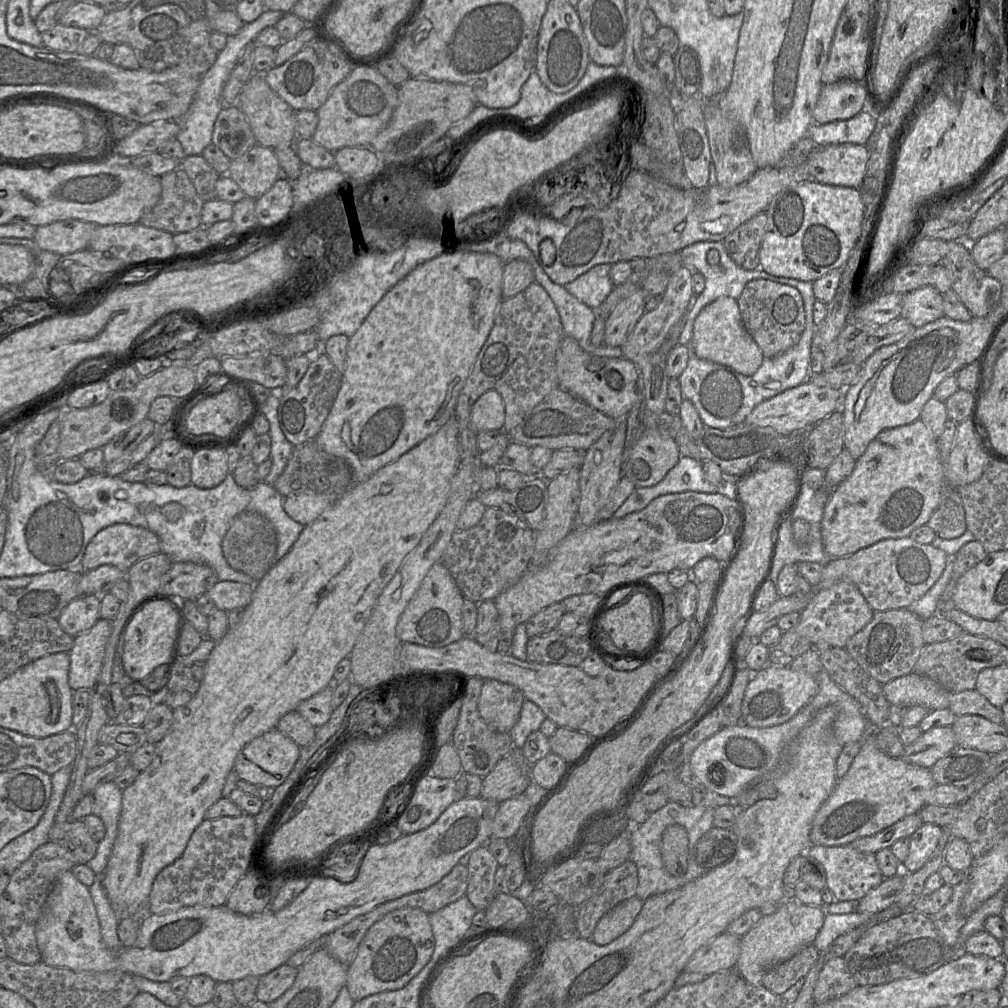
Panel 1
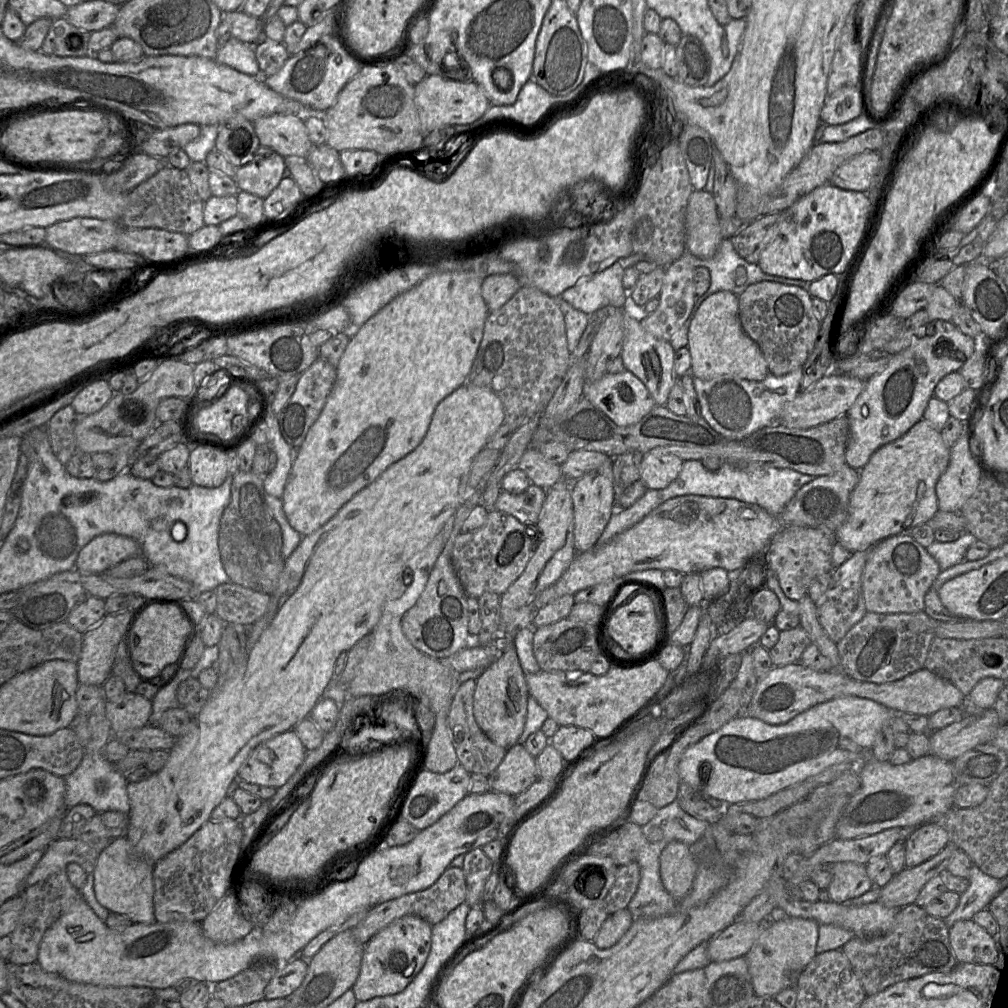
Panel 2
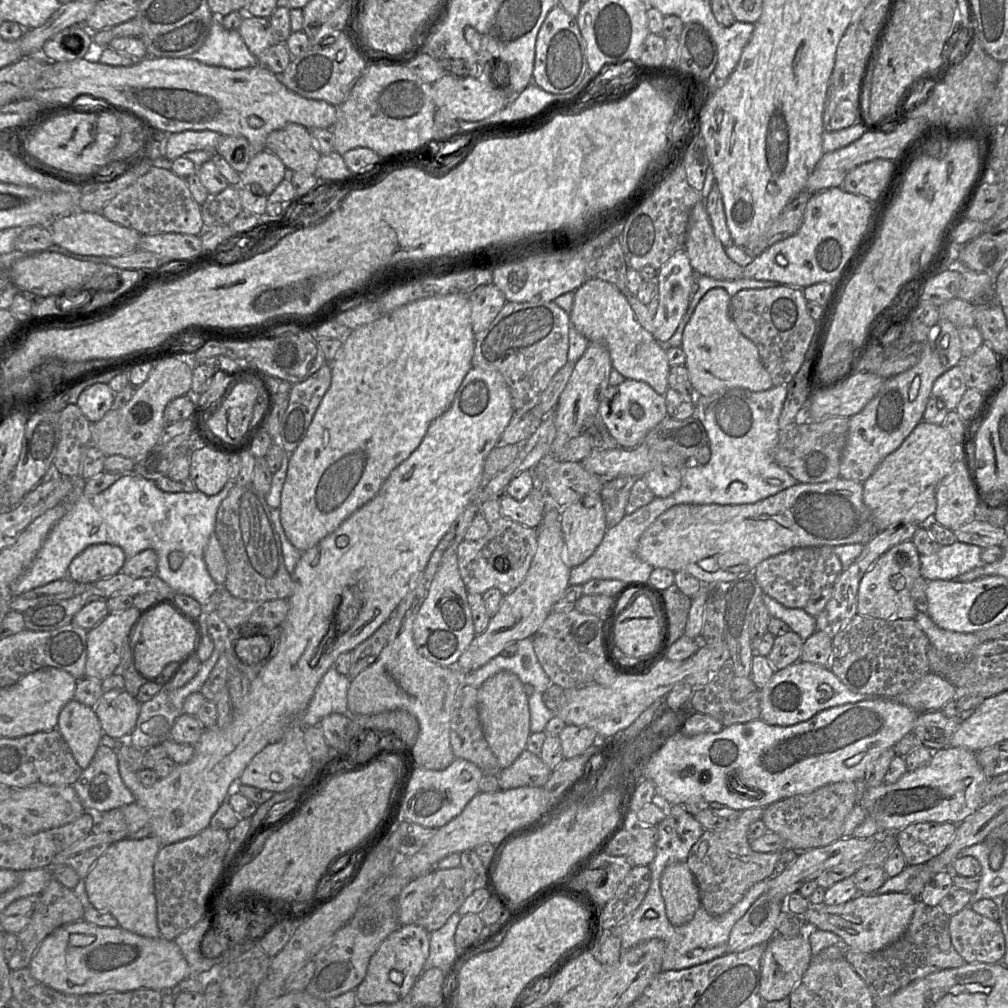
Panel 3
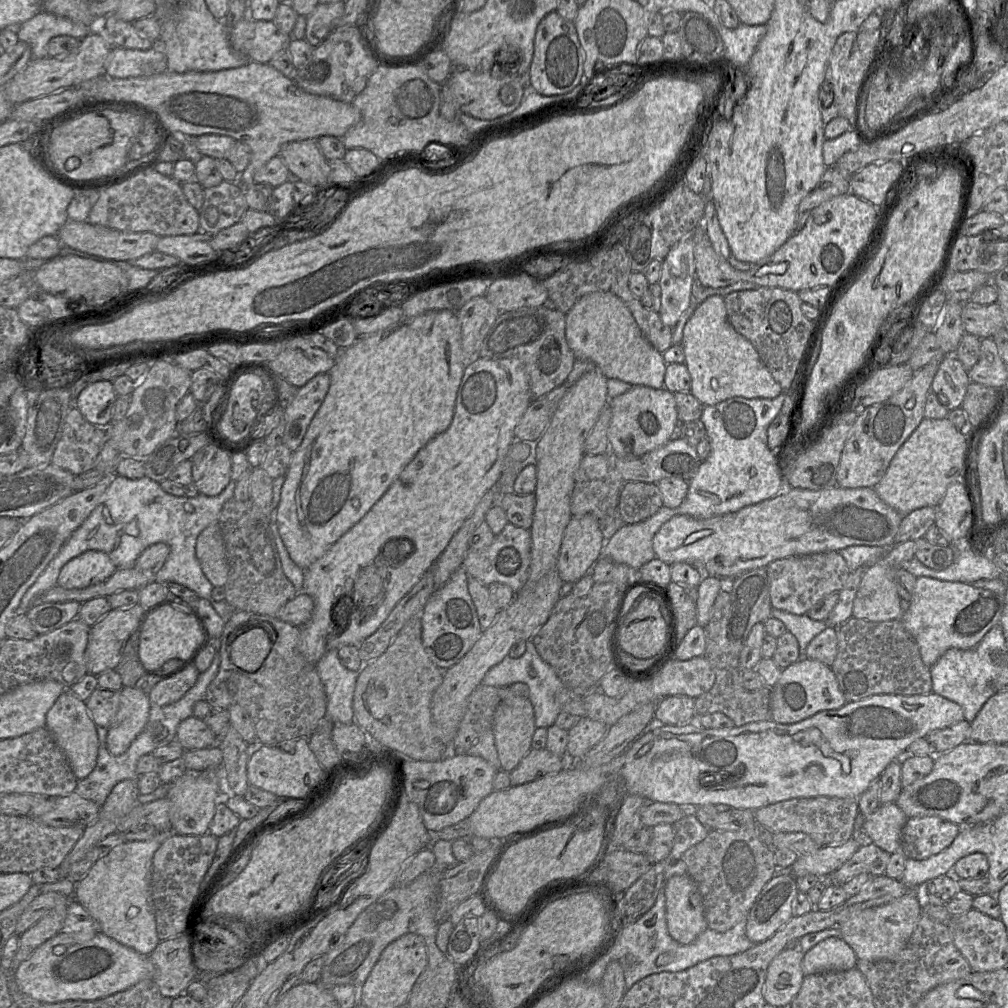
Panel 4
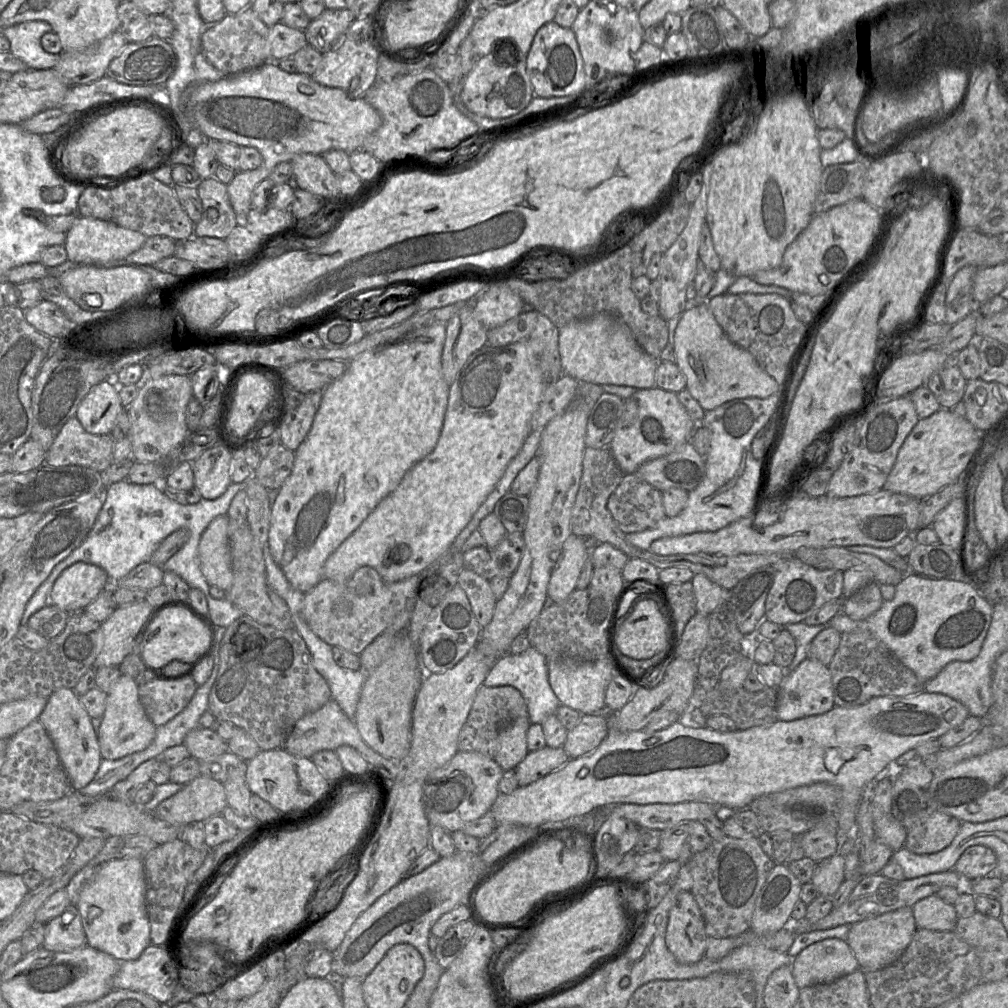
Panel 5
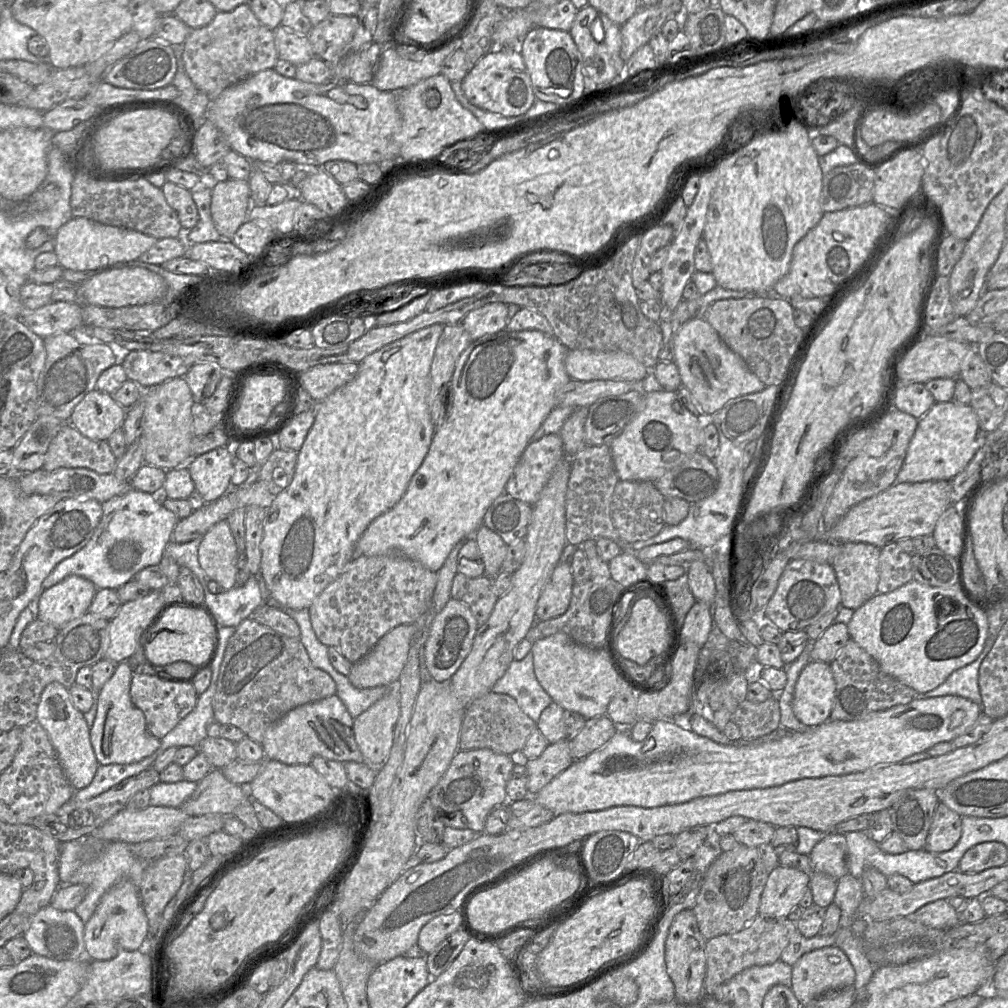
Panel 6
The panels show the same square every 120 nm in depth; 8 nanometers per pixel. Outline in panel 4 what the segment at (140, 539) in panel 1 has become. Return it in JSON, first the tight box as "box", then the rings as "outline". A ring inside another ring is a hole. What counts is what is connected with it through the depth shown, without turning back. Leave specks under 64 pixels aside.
{"box":[57,550,117,589],"outline":[[[88,550],[67,562],[61,569],[57,585],[65,589],[81,589],[109,578],[117,567],[109,556]]]}

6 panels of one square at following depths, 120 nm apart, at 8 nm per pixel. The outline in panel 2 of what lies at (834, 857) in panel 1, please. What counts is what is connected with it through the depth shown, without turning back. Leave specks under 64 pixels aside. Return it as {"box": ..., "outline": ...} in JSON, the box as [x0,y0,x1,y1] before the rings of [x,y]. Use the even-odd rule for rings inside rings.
{"box":[827,862,874,903],"outline":[[[837,862],[831,868],[833,877],[827,889],[832,902],[848,903],[874,887],[864,864]]]}

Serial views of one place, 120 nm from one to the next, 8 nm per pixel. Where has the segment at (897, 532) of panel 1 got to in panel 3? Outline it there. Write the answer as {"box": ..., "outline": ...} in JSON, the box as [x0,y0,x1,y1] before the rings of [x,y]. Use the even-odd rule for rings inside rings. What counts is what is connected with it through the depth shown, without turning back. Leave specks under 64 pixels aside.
{"box":[863,420,961,531],"outline":[[[922,420],[863,482],[863,502],[877,531],[902,523],[922,525],[935,513],[937,486],[952,471],[956,461],[961,461],[960,442],[956,442],[942,425]]]}

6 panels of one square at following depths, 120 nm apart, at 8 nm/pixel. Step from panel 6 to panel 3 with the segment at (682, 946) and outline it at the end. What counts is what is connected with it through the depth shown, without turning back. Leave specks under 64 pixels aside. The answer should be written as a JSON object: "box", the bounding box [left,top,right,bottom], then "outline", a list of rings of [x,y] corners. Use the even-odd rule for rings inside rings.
{"box":[660,861,701,927],"outline":[[[686,861],[667,866],[660,886],[669,922],[679,927],[691,921],[701,902],[699,887]]]}

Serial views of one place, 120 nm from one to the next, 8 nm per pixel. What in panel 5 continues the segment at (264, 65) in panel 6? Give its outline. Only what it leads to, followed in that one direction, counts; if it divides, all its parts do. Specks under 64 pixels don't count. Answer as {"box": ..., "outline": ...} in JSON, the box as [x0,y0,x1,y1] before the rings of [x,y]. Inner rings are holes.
{"box":[202,6,271,76],"outline":[[[250,6],[237,14],[227,13],[221,21],[209,25],[202,34],[203,53],[207,61],[225,76],[257,68],[271,60],[269,28]]]}

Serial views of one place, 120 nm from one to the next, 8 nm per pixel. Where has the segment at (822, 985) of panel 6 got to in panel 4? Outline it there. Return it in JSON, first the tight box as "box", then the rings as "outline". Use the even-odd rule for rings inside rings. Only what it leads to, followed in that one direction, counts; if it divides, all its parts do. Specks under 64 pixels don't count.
{"box":[804,937,858,976],"outline":[[[829,937],[804,954],[804,976],[831,971],[847,971],[856,968],[858,958],[853,949],[841,937]]]}

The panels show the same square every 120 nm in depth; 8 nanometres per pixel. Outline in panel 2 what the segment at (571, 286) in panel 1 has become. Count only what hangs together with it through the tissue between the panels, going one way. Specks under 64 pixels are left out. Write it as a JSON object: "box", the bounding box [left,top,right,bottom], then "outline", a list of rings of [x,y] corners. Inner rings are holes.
{"box":[561,262,628,315],"outline":[[[617,262],[592,276],[583,277],[561,293],[563,300],[575,309],[591,315],[605,306],[623,309],[628,306],[628,292],[622,284],[624,269]]]}

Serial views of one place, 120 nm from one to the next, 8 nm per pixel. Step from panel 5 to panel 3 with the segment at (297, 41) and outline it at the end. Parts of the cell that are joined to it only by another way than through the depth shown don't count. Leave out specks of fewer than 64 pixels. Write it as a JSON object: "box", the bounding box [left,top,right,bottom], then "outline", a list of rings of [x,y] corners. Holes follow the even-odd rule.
{"box":[238,14,275,56],"outline":[[[246,14],[238,32],[254,56],[259,56],[267,47],[275,43],[269,18]]]}

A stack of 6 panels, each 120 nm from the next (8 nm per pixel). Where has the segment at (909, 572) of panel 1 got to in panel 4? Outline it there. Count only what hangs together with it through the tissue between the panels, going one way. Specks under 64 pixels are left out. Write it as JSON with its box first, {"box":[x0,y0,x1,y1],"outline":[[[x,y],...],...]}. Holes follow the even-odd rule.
{"box":[852,540,915,622],"outline":[[[912,540],[893,545],[884,557],[866,568],[853,601],[852,617],[871,622],[900,620],[903,612],[896,585],[893,582],[893,572],[900,568],[902,562],[912,559],[914,551],[915,541]]]}

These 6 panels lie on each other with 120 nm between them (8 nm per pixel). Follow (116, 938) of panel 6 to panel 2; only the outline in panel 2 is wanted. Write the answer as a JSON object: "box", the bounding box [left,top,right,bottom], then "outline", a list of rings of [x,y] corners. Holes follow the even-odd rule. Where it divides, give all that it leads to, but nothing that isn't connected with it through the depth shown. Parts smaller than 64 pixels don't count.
{"box":[93,837,156,925],"outline":[[[126,837],[111,840],[108,846],[99,854],[93,871],[94,892],[97,901],[110,913],[126,916],[133,924],[142,923],[151,925],[156,923],[154,916],[154,864],[146,857],[140,855]]]}

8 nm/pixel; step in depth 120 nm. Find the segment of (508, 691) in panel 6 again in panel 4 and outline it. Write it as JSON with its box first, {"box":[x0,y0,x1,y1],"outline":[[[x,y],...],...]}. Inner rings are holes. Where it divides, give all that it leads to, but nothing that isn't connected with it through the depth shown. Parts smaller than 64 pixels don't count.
{"box":[481,640,565,729],"outline":[[[531,640],[526,641],[526,649],[521,657],[513,659],[506,656],[500,663],[488,671],[481,684],[504,687],[515,683],[524,683],[529,687],[528,699],[533,706],[536,728],[547,729],[554,725],[560,713],[559,705],[556,702],[556,693],[557,690],[565,685],[559,679],[554,669],[541,659]]]}

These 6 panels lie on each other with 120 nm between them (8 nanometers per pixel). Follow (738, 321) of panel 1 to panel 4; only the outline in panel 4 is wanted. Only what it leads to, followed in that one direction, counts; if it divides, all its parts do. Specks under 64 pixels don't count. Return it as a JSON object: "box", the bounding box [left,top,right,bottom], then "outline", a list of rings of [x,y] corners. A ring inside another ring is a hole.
{"box":[681,295,782,406],"outline":[[[720,295],[706,298],[694,310],[683,328],[681,347],[691,377],[690,393],[703,406],[732,397],[773,399],[782,392],[755,347],[729,323],[724,297]]]}

